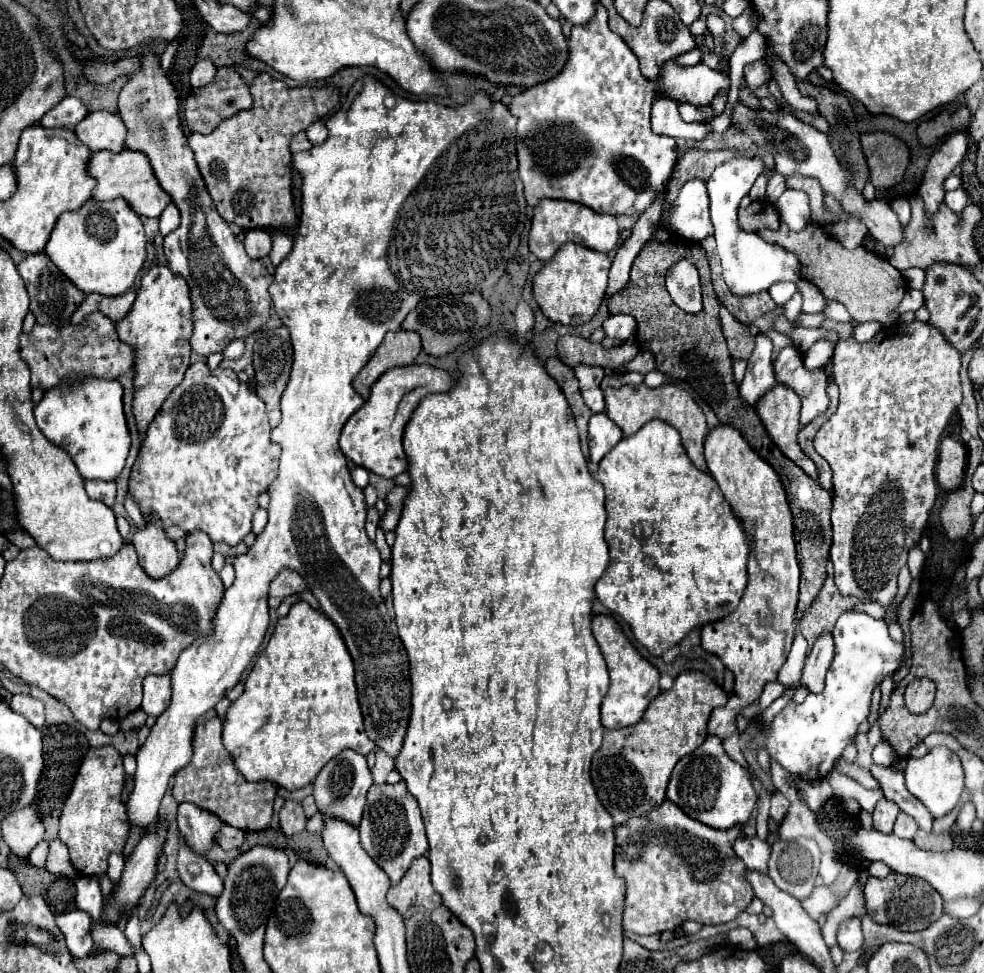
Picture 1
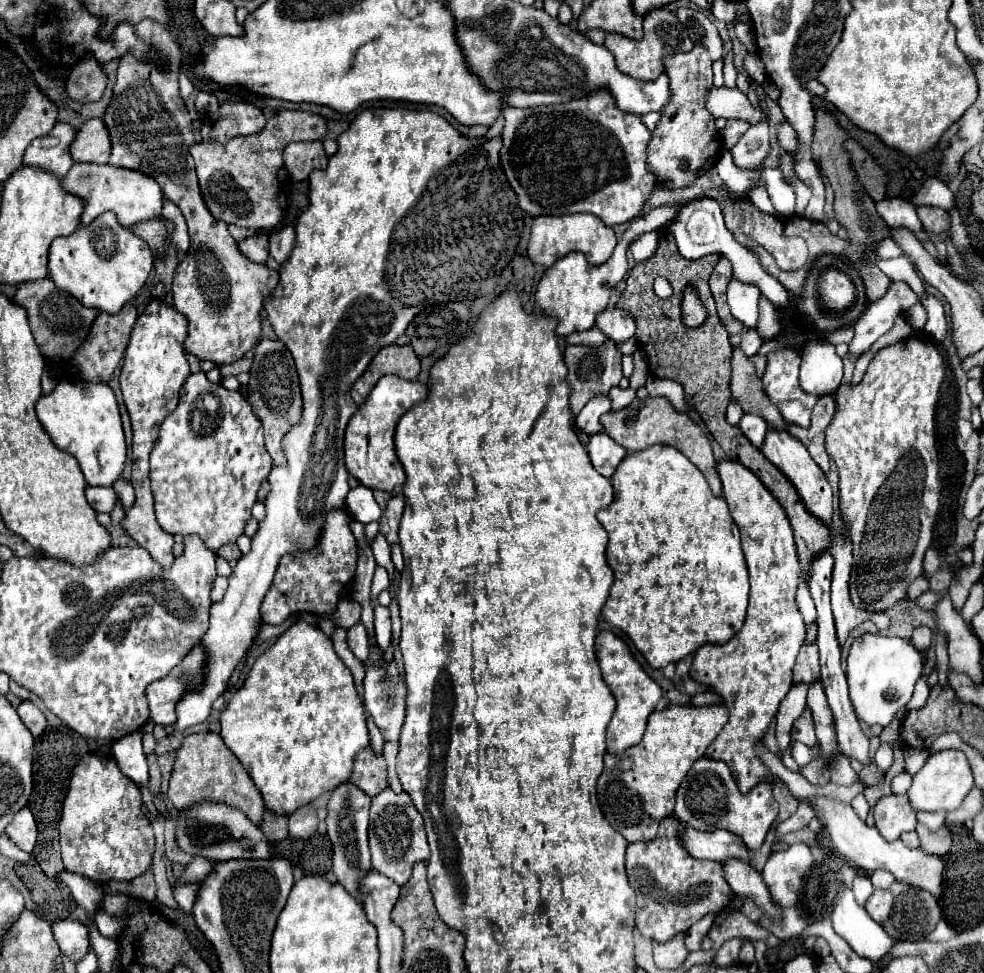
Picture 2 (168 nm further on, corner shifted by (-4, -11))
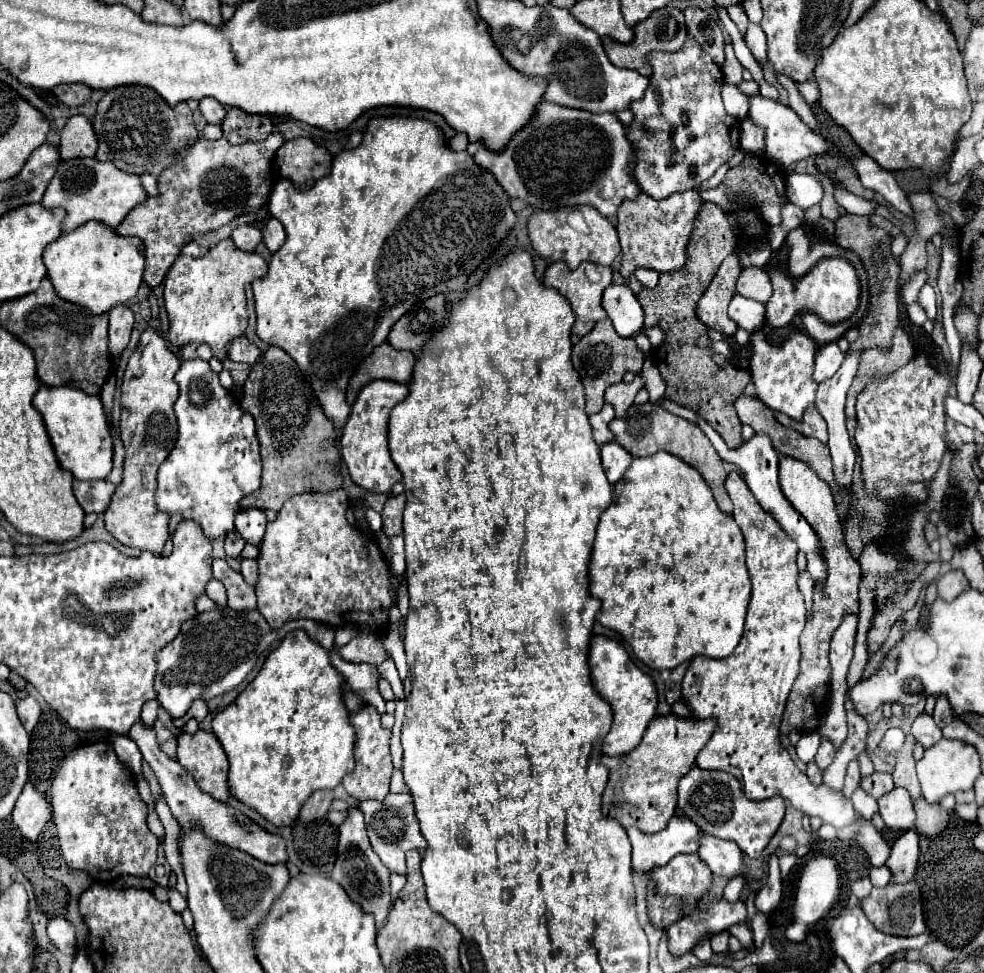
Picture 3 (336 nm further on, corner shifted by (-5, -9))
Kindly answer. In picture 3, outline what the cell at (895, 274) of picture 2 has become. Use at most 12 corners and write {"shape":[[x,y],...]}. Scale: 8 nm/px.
{"shape":[[927,283],[919,293],[919,303],[925,307],[927,317],[938,320],[935,291]]}

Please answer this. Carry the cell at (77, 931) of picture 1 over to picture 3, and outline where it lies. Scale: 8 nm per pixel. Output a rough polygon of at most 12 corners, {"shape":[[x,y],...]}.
{"shape":[[65,917],[47,925],[51,943],[65,955],[75,953],[75,927]]}

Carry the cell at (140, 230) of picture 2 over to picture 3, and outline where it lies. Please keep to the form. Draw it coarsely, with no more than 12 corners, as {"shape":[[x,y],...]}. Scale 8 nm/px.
{"shape":[[283,137],[197,139],[115,229],[155,289],[193,237],[263,207]]}

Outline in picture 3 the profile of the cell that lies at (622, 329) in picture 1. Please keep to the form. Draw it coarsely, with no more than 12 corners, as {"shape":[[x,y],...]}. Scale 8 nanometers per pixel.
{"shape":[[611,283],[603,309],[621,337],[643,327],[643,309],[629,285]]}

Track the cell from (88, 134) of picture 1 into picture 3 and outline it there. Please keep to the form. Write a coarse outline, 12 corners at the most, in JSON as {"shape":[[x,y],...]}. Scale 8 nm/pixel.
{"shape":[[73,115],[59,141],[61,159],[95,157],[97,137],[85,115]]}

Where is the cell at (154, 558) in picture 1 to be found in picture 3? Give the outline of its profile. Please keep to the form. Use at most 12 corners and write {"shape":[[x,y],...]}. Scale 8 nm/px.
{"shape":[[147,329],[121,387],[123,481],[105,529],[161,555],[157,469],[177,441],[181,361]]}

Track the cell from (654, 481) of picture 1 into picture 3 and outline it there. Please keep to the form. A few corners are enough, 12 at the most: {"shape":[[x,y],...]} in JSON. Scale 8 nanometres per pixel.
{"shape":[[671,453],[613,485],[597,621],[651,669],[739,645],[733,517]]}

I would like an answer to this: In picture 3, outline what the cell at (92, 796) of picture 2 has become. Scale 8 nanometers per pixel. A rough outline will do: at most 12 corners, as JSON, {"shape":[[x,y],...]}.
{"shape":[[107,747],[51,781],[63,859],[107,883],[145,877],[159,839]]}

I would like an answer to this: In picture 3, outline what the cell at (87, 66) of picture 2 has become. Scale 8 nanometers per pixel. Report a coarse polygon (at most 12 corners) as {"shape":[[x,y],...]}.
{"shape":[[59,85],[53,95],[67,107],[79,107],[91,97],[85,85]]}

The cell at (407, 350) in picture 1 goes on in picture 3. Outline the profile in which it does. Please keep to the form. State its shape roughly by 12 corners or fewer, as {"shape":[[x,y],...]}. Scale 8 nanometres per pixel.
{"shape":[[389,343],[373,349],[347,387],[347,403],[373,379],[407,385],[411,351]]}

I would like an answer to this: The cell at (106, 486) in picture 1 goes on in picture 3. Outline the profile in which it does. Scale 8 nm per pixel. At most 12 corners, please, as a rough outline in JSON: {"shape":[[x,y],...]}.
{"shape":[[105,479],[73,481],[85,513],[105,513],[115,485]]}

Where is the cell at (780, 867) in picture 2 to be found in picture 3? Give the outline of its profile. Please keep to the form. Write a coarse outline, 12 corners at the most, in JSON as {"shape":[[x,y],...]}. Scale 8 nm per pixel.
{"shape":[[777,857],[769,861],[767,883],[755,895],[755,907],[771,913],[783,885]]}

